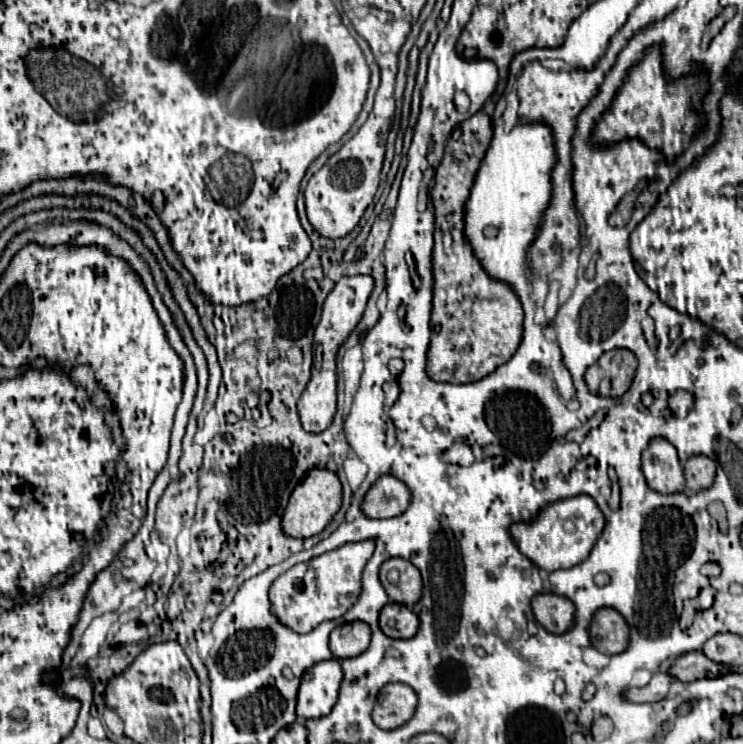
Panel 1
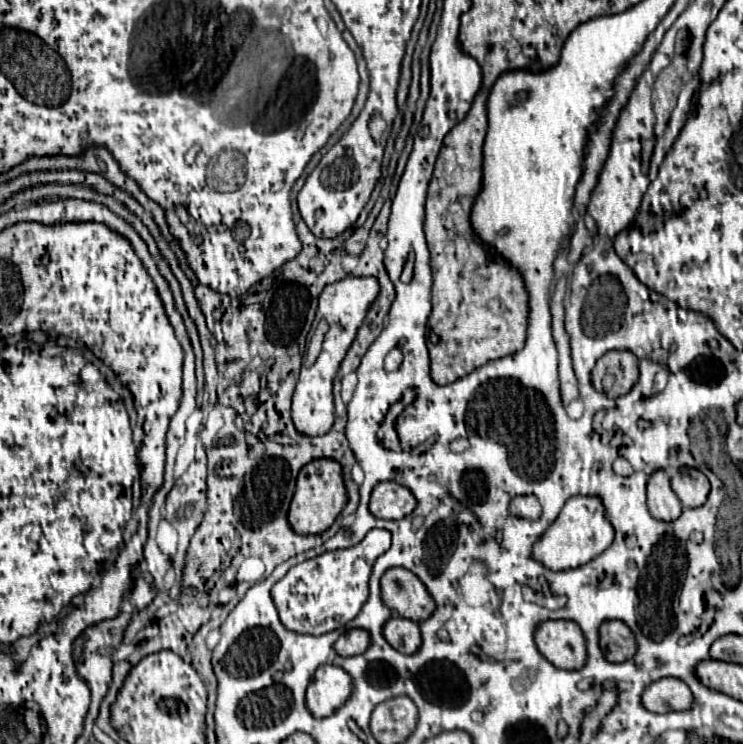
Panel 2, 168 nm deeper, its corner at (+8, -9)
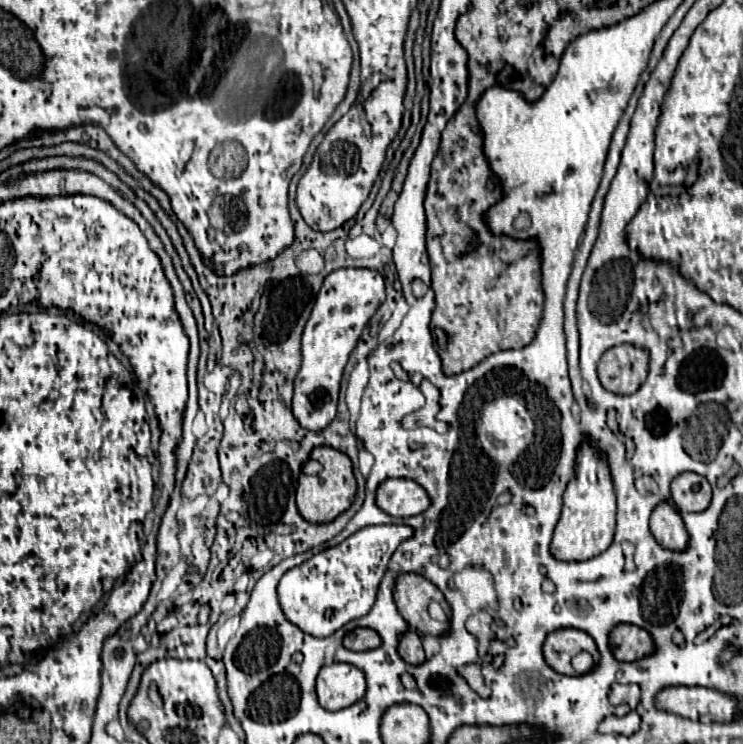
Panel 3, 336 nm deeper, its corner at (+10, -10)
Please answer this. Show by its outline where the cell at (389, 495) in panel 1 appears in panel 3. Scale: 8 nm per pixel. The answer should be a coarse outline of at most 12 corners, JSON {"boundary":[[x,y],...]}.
{"boundary":[[385,480],[377,506],[407,518],[429,508],[429,496],[413,480]]}

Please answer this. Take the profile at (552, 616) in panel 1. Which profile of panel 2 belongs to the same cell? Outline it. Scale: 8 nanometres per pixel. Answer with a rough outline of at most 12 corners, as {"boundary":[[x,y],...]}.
{"boundary":[[575,621],[535,631],[541,655],[559,669],[581,669],[587,641]]}

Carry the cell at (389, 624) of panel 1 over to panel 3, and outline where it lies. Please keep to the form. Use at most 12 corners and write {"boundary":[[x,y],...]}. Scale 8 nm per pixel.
{"boundary":[[407,630],[399,640],[399,656],[421,664],[425,652],[417,632]]}

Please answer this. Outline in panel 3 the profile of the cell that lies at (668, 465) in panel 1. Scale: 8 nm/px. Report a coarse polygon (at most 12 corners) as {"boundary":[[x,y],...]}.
{"boundary":[[659,502],[651,532],[671,550],[687,546],[687,530],[675,504]]}

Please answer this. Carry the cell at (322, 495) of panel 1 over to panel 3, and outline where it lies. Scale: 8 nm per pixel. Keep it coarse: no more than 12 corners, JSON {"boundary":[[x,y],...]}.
{"boundary":[[327,446],[311,458],[323,466],[299,476],[297,510],[327,524],[353,504],[351,460]]}

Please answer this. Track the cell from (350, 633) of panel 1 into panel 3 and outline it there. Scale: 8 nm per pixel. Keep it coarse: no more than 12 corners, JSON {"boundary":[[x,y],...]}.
{"boundary":[[355,628],[343,638],[353,652],[373,650],[381,638],[371,628]]}

